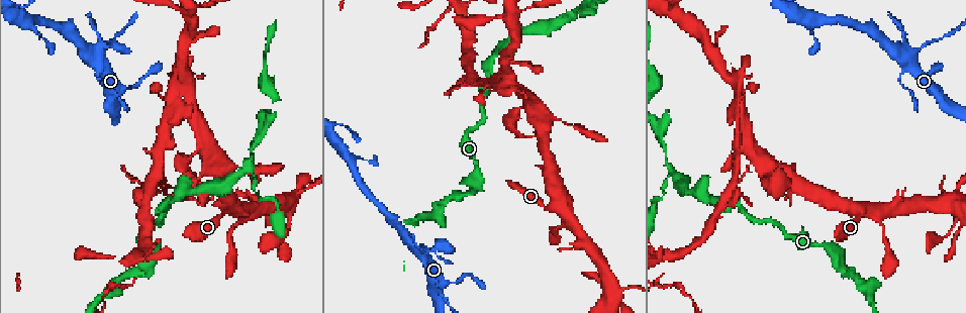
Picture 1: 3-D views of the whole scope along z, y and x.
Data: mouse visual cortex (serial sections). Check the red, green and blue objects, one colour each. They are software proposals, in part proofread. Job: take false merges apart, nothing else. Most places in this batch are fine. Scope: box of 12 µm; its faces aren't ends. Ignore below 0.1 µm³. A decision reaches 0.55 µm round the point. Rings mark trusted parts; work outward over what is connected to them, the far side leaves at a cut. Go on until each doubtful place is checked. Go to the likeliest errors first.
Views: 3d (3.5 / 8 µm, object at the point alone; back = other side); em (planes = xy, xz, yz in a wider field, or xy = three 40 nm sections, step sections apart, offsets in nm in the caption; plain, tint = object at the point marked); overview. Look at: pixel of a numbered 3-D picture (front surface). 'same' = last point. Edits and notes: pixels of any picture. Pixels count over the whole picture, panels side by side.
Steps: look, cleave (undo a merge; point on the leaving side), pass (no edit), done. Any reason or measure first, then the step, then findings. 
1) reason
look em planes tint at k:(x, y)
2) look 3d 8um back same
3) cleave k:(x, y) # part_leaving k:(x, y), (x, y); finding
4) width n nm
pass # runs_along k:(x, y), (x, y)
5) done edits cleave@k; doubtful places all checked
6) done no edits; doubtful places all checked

three arms meet
look 3d 3.5um at 1:(249, 172)

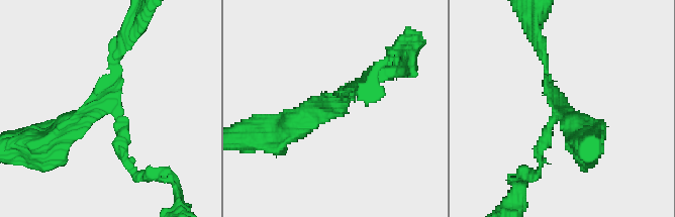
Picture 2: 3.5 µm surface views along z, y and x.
need the tissue
look em planes tint at 2:(562, 107)

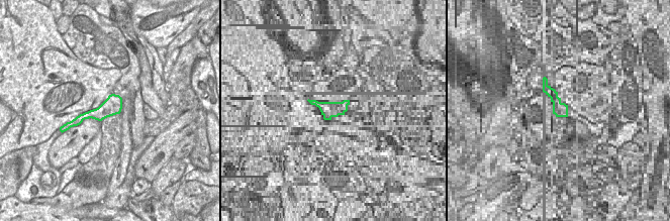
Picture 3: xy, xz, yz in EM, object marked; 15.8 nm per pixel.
arms 3
pass # runs_along 2:(56, 138), (108, 107), (121, 48); one cell here

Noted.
looks like a crossing
look 3d 3.5um back at 1:(419, 253)

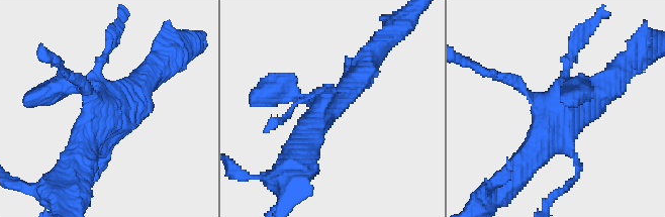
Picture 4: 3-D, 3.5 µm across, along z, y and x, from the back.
look em xy step 3 tint at 4:(559, 123)

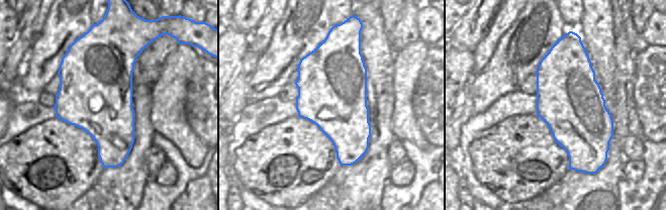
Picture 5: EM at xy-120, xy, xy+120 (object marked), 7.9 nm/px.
pass # one cell here

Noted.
three arms meet
look 3d 3.5um at 1:(193, 116)

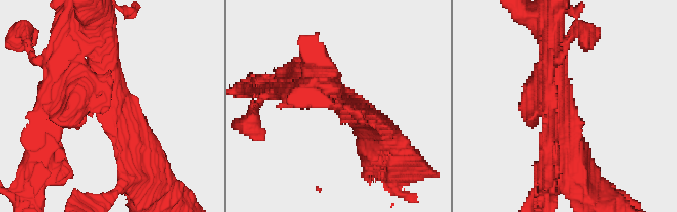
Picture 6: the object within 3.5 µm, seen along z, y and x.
arms 3; arm_widths 300, 300, 350 nm
look em xy step 5 tint at 6:(112, 101)

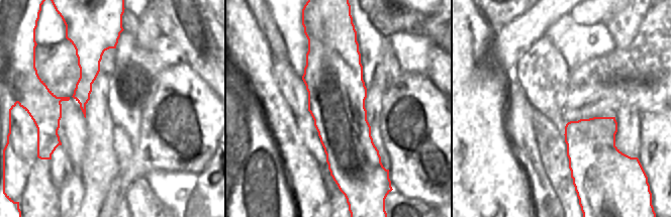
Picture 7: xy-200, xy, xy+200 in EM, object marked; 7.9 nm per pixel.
pass # runs_along 6:(133, 163), (102, 38); continuous, no second cell

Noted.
done no edits; doubtful places all checked

